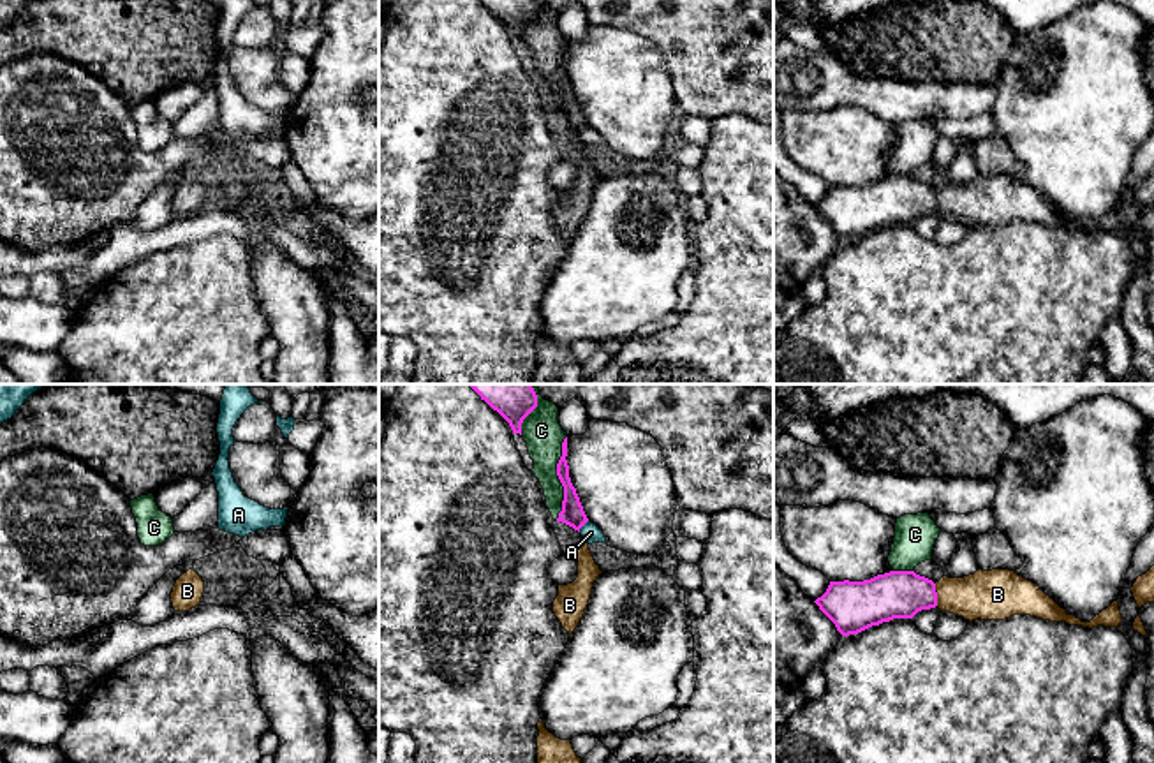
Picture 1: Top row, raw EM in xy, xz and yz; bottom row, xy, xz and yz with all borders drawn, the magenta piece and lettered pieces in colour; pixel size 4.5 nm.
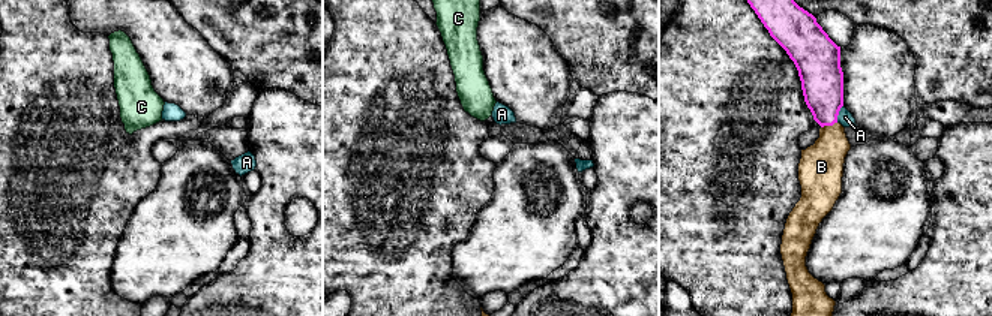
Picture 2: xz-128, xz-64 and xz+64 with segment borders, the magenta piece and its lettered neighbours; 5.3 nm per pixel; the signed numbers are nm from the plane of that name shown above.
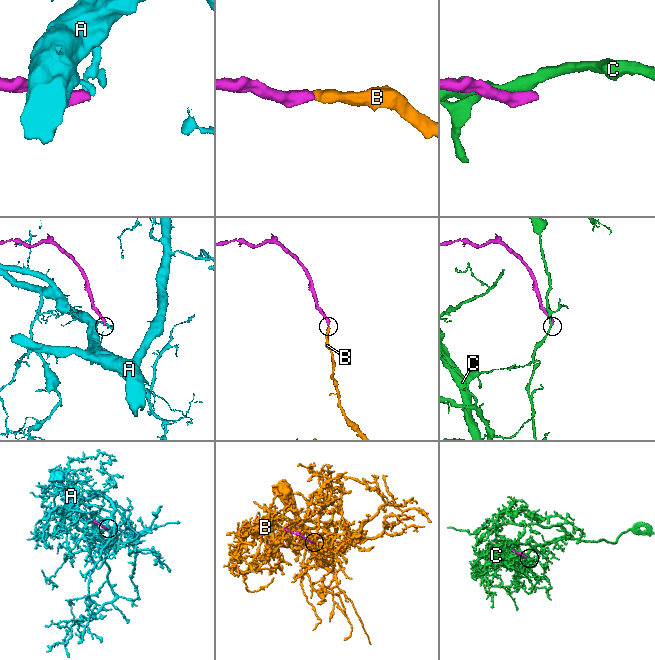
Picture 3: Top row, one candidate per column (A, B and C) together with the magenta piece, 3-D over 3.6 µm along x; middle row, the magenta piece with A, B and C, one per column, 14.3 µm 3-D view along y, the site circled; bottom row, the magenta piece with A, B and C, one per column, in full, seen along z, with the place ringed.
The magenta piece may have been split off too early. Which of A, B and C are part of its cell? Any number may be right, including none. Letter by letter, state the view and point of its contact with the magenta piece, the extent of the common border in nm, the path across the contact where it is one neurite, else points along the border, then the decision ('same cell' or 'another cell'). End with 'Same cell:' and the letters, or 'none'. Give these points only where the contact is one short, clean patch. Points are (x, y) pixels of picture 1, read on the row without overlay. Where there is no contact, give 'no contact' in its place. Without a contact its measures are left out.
A: contact xz (584, 129); length 80 nm; border xz (589, 125), (578, 136); another cell
B: contact yz (936, 200); length 110 nm; way yz (899, 200), (936, 200), (987, 200); same cell
C: contact xz (559, 83); length 380 nm; another cell
Same cell: B

